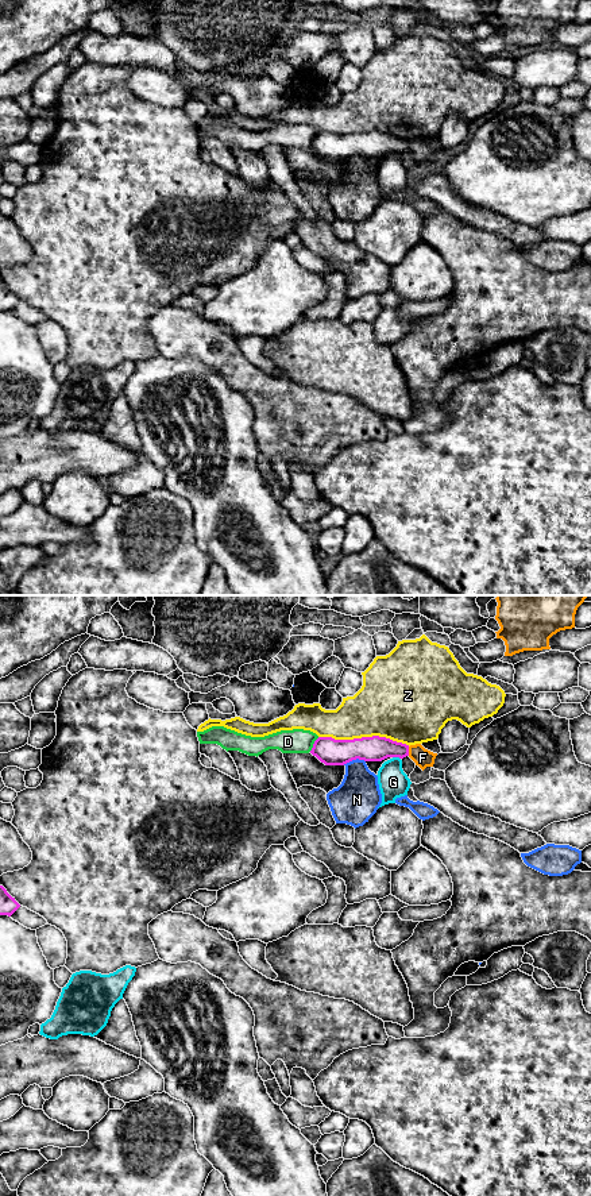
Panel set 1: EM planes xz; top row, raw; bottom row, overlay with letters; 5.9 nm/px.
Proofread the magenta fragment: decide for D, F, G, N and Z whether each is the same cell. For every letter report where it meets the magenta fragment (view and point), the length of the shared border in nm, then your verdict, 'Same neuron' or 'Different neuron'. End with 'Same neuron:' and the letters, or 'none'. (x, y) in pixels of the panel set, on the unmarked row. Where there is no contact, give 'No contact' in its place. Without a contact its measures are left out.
D: Touches magenta at xz (313, 139). Shared border 110 nm. Same neuron
F: Touches magenta at xz (408, 146). Shared border 60 nm. Different neuron
G: Touches magenta at xz (397, 151). Shared border 50 nm. Different neuron
N: Touches magenta at xz (354, 154). Shared border 140 nm. Different neuron
Z: Touches magenta at xz (364, 132). Shared border 550 nm. Different neuron
Same neuron: D

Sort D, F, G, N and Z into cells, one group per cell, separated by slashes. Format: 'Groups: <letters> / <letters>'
Groups: D / F / G / N / Z

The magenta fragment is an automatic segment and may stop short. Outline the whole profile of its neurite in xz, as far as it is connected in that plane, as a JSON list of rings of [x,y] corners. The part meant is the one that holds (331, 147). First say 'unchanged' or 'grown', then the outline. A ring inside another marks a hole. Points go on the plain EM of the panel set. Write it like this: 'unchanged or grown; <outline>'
grown; [[[224,121],[197,127],[200,139],[217,139],[223,144],[259,151],[269,144],[282,148],[312,148],[325,161],[344,161],[352,155],[382,157],[387,153],[409,151],[409,140],[372,131],[354,135],[318,132],[304,124],[281,126],[264,132],[251,132]]]

